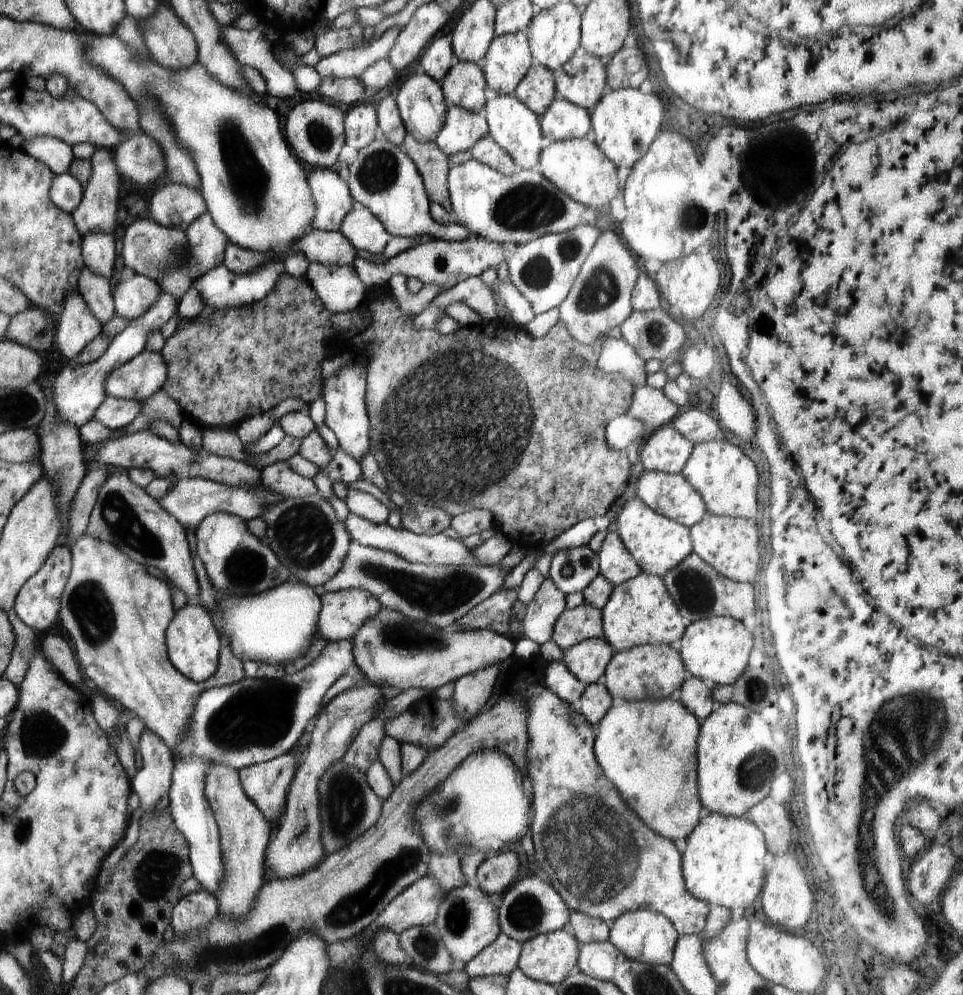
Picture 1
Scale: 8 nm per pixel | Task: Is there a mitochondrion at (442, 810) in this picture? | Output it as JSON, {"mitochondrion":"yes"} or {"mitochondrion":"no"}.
{"mitochondrion":"yes"}

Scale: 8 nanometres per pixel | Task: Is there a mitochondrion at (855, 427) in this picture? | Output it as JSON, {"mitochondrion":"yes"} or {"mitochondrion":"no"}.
{"mitochondrion":"no"}

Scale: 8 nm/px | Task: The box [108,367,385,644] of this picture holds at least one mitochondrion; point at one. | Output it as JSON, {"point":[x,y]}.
{"point":[304,529]}

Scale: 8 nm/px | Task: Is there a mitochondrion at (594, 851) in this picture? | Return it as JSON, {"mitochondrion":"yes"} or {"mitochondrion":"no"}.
{"mitochondrion":"yes"}

